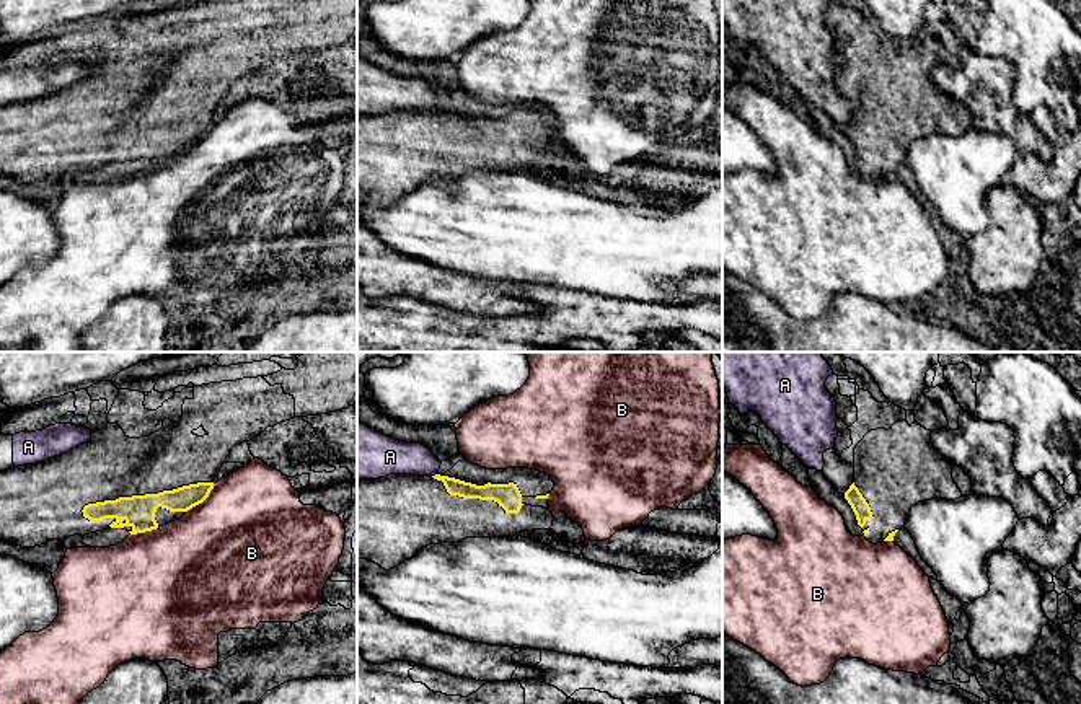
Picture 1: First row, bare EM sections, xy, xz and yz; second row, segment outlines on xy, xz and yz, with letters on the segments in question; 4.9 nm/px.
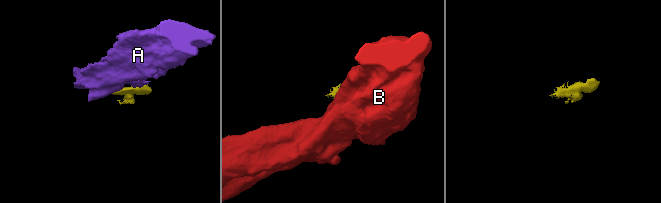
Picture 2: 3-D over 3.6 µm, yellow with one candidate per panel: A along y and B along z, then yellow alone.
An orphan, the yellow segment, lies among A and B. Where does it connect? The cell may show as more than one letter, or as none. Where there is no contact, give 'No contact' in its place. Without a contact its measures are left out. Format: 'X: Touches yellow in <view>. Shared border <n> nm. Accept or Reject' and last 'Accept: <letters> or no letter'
A: Touches yellow in xz. Shared border 30 nm. Reject
B: Touches yellow in xy. Shared border 220 nm. Reject
Accept: no letter

